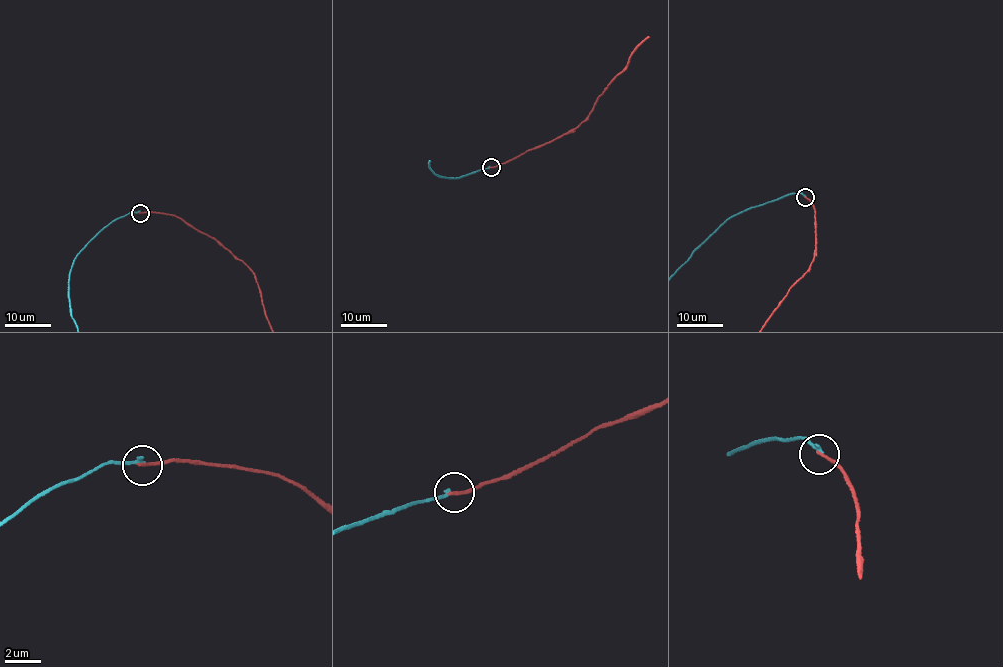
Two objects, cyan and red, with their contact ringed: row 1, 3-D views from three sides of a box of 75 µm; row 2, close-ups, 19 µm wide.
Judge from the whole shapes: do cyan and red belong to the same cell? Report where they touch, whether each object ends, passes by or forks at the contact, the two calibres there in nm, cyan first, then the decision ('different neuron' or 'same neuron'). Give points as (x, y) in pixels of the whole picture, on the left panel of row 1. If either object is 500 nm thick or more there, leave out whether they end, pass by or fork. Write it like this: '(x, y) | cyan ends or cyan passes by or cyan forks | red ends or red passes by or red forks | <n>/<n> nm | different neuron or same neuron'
(140, 213) | cyan ends | red ends | 200/200 nm | different neuron

